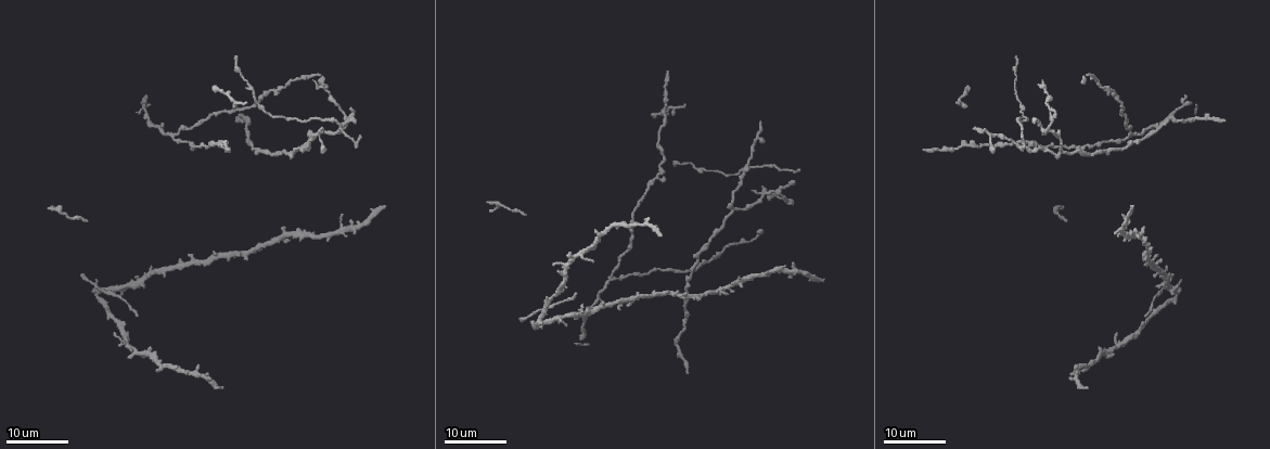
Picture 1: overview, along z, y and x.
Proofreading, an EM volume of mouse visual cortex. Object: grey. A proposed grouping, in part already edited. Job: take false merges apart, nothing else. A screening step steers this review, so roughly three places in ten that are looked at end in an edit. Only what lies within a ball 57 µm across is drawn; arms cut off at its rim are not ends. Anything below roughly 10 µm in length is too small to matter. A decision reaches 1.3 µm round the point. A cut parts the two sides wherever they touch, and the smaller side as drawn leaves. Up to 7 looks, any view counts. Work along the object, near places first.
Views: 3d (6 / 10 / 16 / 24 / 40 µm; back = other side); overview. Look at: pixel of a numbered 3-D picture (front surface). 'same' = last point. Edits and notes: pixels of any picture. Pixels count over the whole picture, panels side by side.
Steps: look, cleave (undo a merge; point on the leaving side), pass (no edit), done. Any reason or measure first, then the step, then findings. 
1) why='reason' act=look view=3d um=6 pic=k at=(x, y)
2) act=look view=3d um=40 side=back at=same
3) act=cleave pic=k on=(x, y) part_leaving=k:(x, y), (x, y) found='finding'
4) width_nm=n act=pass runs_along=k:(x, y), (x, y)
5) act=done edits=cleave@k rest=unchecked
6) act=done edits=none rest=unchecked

why='four-way junction' act=look view=3d um=16 pic=1 at=(1062, 153)

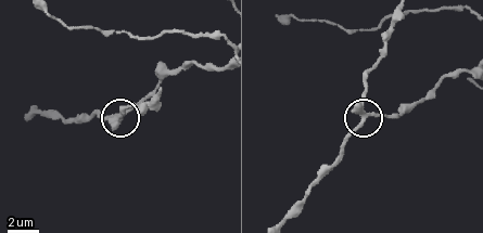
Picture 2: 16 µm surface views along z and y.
act=look view=3d um=6 pic=2 at=(368, 113)

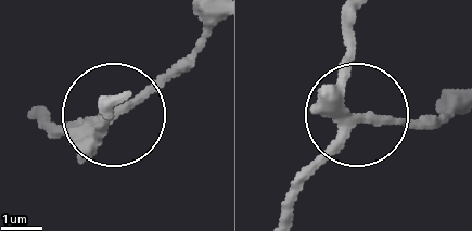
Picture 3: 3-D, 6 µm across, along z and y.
width_nm=290 act=pass found='all the same neuron'

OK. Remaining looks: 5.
why='side arm on a straight run' act=look view=3d um=16 pic=1 at=(660, 166)

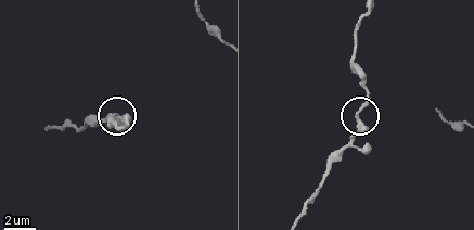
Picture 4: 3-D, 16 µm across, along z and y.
why='closer look' act=look view=3d um=10 pic=4 at=(357, 114)

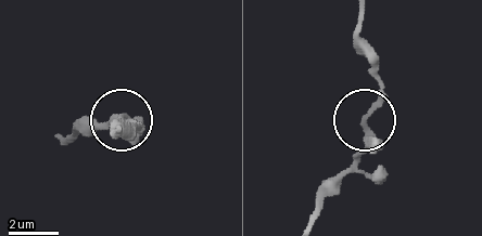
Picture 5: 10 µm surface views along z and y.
width_nm=230 act=pass found='continuous, no second neuron'

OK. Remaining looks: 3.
why='four arms meet' act=look view=3d um=16 pic=1 at=(177, 132)

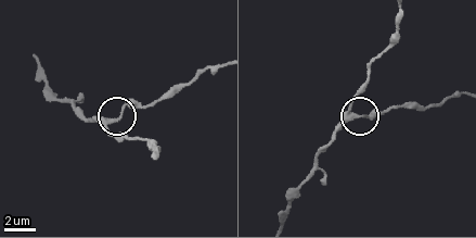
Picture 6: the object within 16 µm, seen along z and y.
act=look view=3d um=10 pic=6 at=(355, 117)

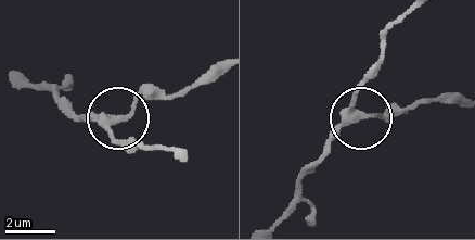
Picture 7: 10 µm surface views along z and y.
width_nm=260 act=pass found='continuous, no second neuron'

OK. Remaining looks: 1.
act=done edits=none rest=unchecked

